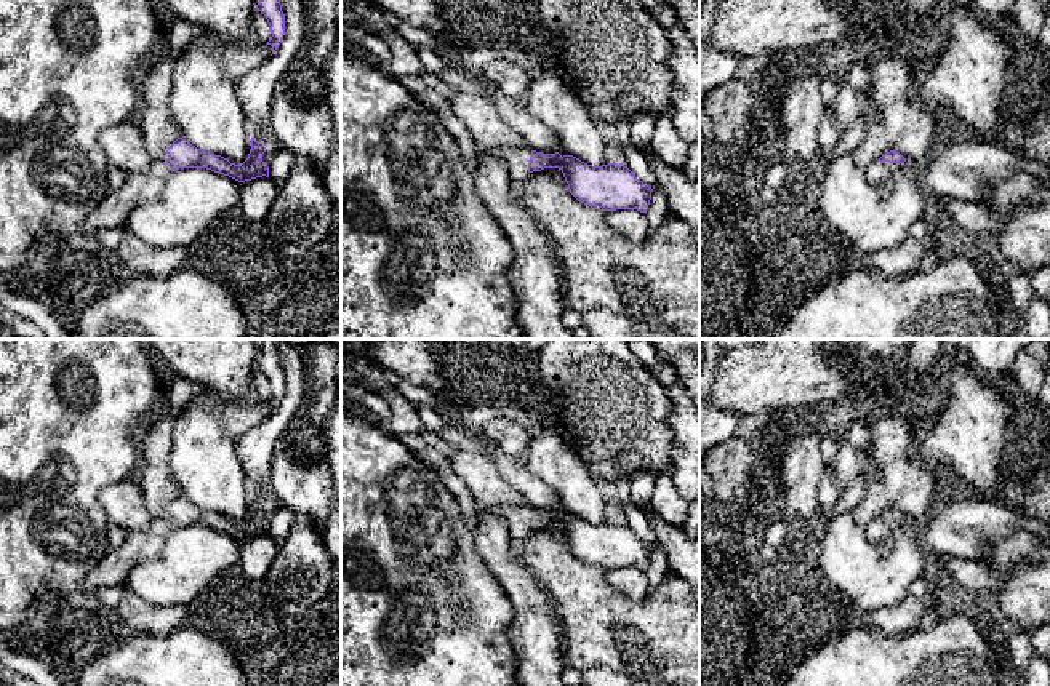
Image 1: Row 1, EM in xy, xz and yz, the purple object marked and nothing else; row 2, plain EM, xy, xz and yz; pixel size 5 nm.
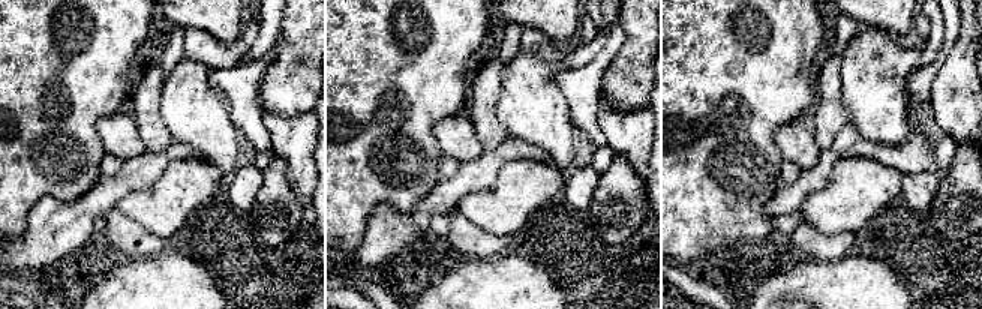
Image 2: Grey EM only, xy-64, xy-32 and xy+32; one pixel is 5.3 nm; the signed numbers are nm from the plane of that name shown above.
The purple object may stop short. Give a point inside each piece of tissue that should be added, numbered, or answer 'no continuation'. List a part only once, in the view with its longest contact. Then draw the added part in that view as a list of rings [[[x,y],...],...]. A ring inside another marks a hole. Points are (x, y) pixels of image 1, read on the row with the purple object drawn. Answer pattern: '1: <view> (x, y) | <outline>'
1: yz (877, 173) | [[[872,162],[869,166],[864,168],[868,181],[874,187],[884,185],[898,170],[901,163],[890,163],[890,162]]]

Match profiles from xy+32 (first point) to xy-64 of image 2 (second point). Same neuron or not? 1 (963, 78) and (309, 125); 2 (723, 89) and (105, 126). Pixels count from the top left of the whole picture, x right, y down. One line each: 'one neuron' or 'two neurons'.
1: one neuron
2: two neurons

